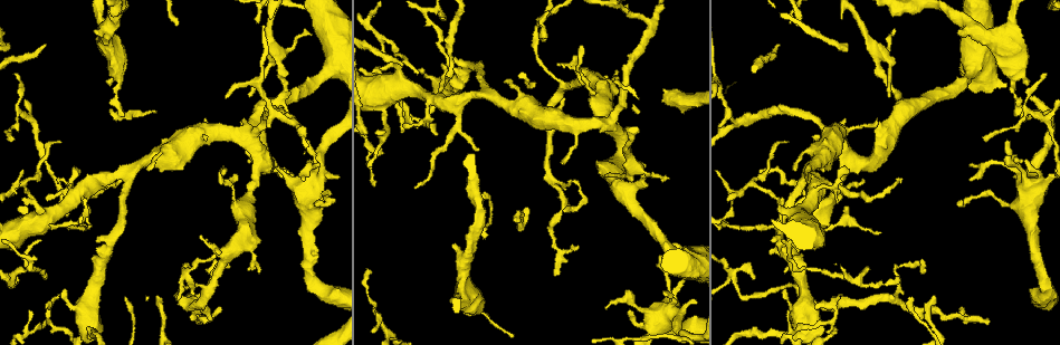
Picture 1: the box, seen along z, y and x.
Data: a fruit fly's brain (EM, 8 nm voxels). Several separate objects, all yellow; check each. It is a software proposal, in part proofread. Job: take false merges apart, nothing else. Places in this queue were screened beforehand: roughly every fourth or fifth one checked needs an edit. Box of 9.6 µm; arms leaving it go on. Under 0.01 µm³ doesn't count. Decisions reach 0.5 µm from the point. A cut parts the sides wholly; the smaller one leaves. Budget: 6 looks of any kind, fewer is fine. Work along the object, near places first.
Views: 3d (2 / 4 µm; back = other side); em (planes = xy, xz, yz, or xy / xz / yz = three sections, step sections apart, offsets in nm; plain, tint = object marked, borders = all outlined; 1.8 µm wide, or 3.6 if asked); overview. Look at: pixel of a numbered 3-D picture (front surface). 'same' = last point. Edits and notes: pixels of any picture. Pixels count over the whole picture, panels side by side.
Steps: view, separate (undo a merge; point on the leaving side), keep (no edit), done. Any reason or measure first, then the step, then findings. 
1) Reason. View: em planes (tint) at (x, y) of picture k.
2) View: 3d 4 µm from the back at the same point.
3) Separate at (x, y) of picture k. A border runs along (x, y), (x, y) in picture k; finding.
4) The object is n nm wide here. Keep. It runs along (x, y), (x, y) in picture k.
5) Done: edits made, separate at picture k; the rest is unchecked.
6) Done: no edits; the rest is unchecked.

Three-way junction. View: 3d 2 µm at (26, 184) of picture 1.

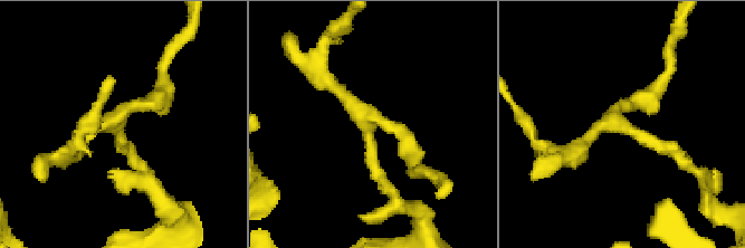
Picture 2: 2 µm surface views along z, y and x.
3 arms meet here; now the EM. View: em xy step 8 (tint) at (627, 126) of picture 2.

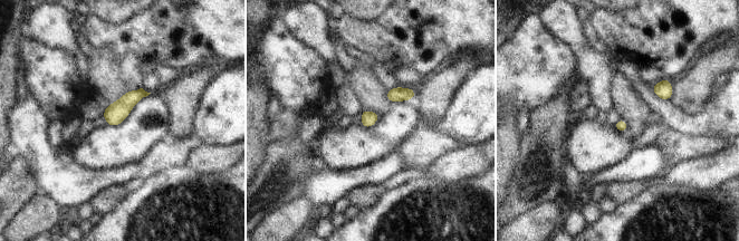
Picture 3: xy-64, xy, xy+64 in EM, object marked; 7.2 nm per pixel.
Cut it another way. View: em xz step 4 (tint) at the same point.

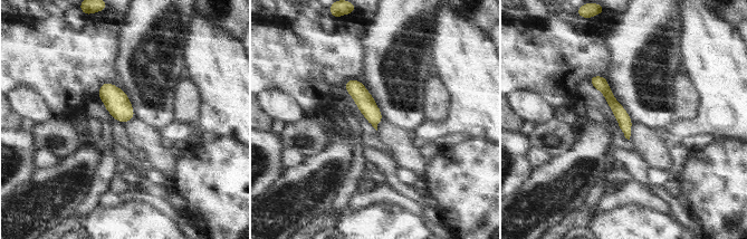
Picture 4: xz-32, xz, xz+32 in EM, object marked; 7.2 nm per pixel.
Keep. One neuron here.

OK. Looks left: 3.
Two arms in line, one across. View: 3d 2 µm at (459, 123) of picture 1.

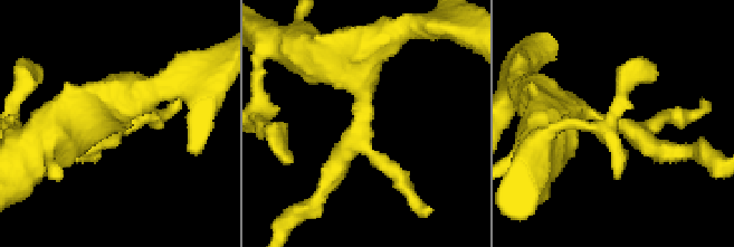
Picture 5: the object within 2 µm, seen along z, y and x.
Now the EM. View: em xy step 16 (tint) at (365, 113) of picture 5.

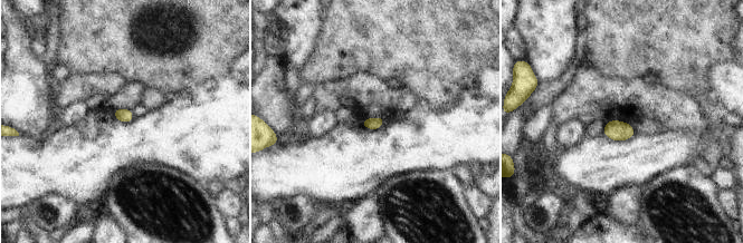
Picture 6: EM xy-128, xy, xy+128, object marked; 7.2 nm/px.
View: em planes (borders) at the same point.

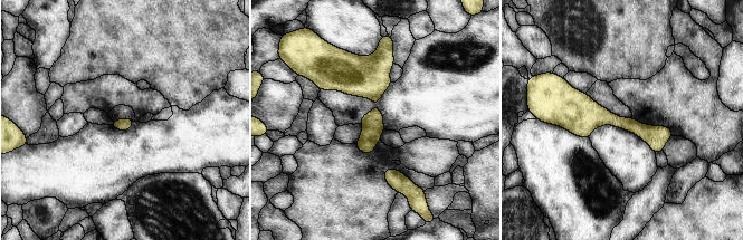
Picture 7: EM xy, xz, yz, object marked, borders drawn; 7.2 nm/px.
Keep. It runs along (559, 118), (669, 134) in picture 7; all the same neuron.

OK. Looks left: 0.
Done: no edits; the rest is unchecked.

